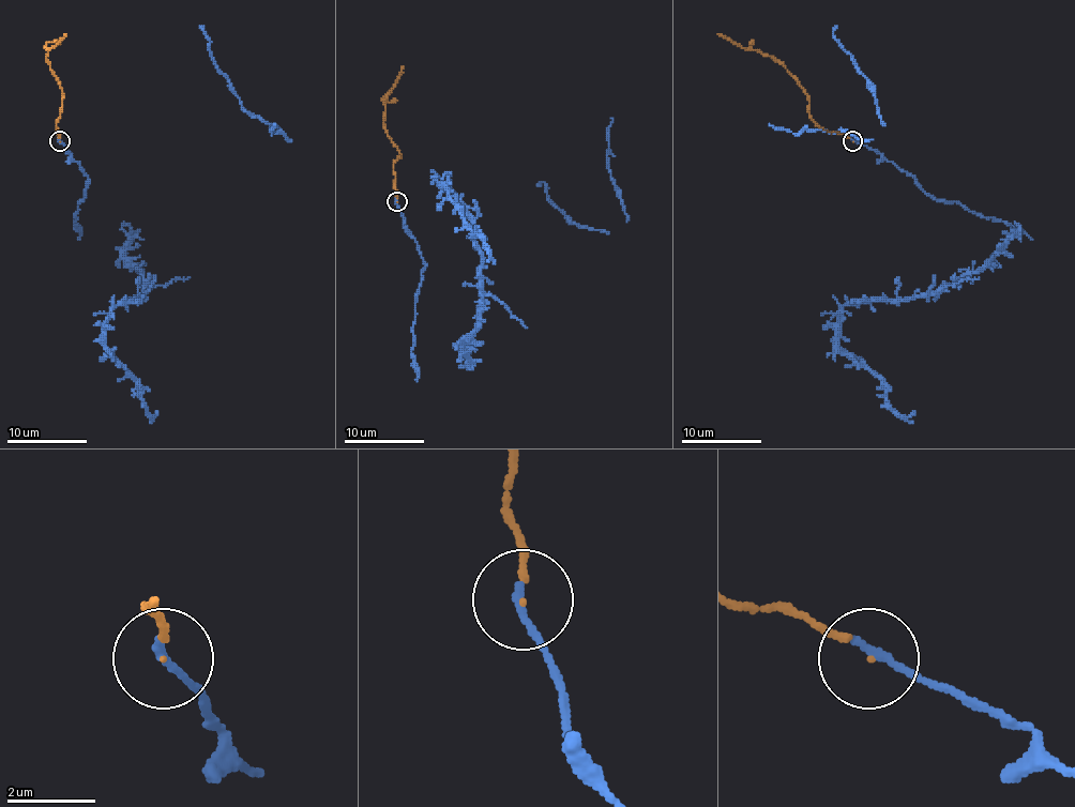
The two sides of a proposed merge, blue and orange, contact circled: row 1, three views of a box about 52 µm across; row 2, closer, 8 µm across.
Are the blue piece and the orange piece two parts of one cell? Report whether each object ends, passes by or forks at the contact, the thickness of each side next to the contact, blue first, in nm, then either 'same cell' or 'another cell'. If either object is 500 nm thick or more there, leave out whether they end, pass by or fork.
blue ends there; orange ends there; 200 nm thick on the blue side, 110 nm on the other; same cell

